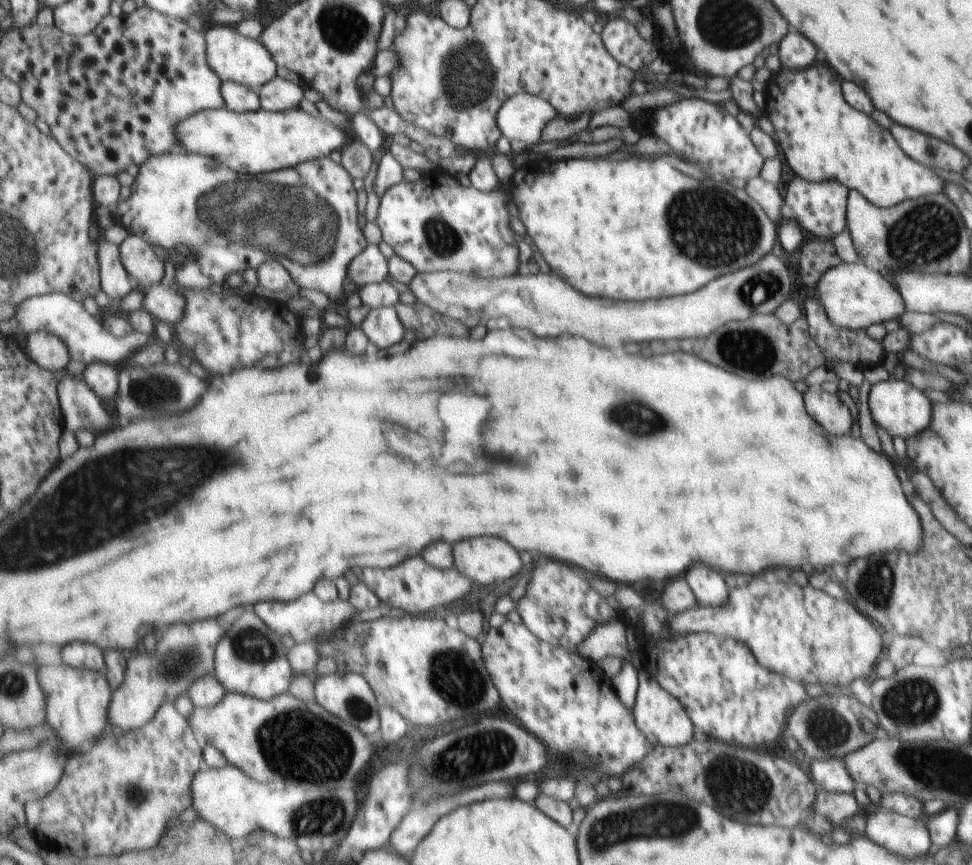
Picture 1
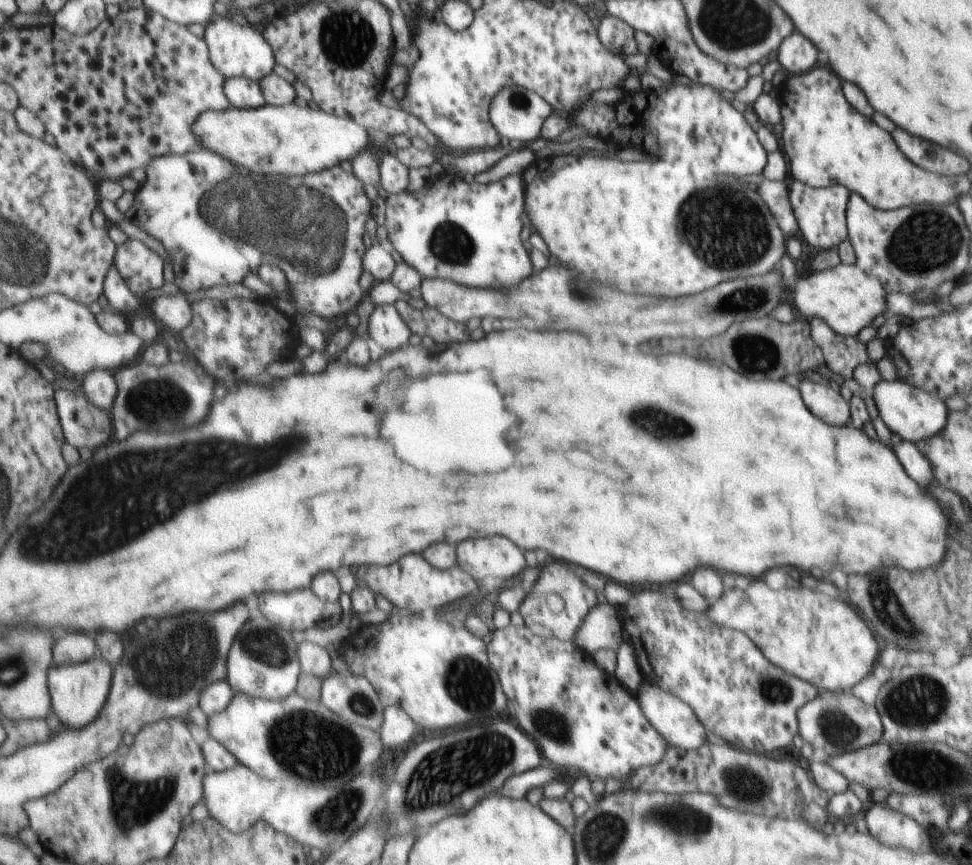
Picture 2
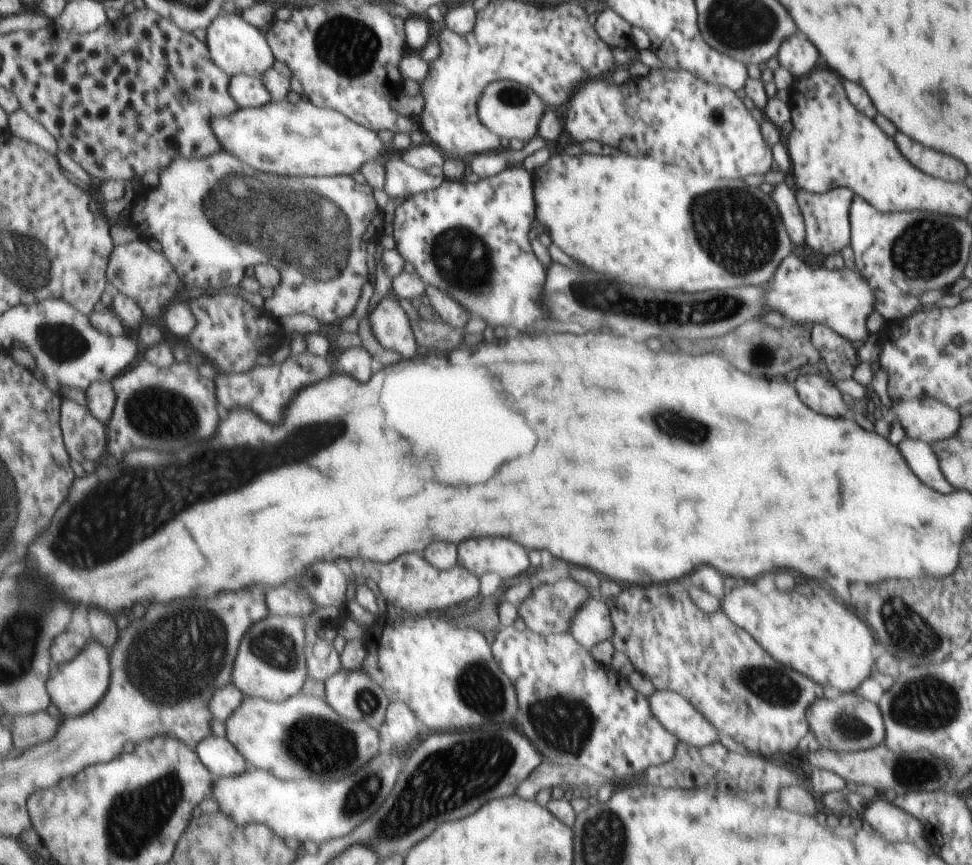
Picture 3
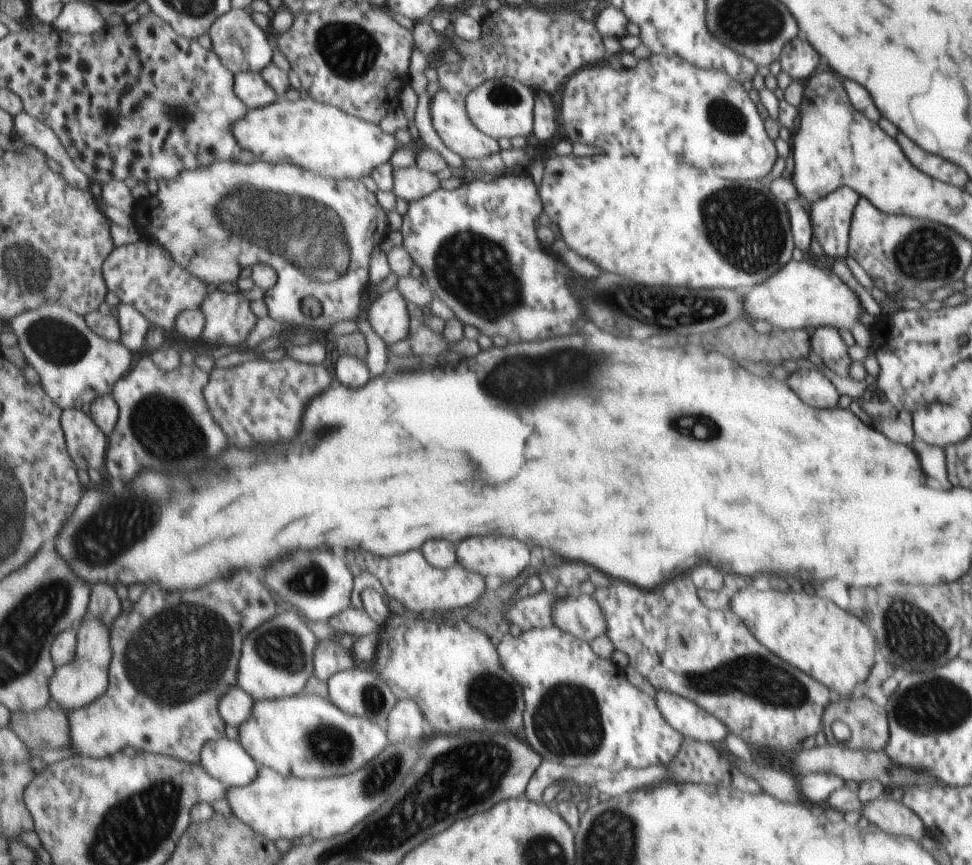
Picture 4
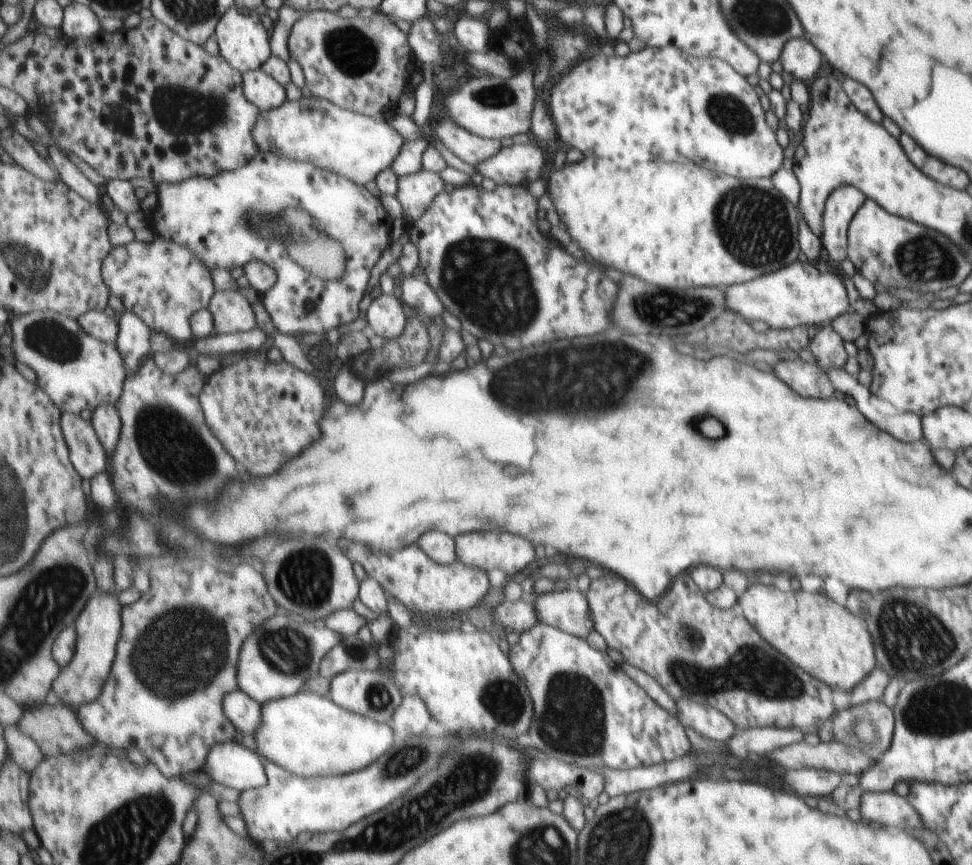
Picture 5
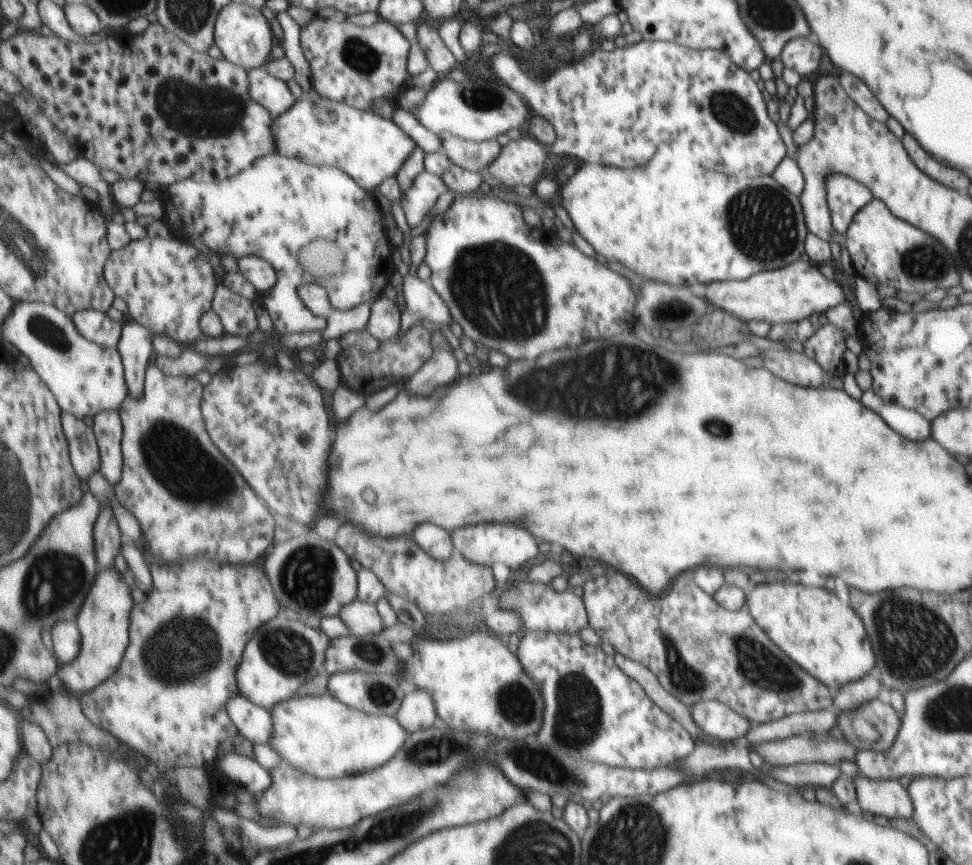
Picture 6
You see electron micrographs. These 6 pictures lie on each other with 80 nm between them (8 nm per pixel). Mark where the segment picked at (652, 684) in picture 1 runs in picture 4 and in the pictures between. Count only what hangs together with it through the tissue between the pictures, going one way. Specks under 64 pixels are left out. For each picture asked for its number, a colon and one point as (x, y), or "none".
2: (671, 718)
3: (676, 714)
4: (693, 723)

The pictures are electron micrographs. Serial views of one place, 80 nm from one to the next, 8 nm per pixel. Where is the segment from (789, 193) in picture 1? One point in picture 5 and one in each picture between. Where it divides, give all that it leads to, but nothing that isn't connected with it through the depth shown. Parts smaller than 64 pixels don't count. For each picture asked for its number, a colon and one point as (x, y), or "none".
2: (819, 213)
3: (825, 215)
4: (829, 218)
5: (842, 203)

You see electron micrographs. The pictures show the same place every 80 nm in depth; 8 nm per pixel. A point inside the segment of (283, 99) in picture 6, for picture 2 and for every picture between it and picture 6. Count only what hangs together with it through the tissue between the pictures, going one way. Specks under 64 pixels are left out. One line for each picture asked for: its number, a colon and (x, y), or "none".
2: (243, 93)
3: (248, 91)
4: (252, 88)
5: (265, 93)

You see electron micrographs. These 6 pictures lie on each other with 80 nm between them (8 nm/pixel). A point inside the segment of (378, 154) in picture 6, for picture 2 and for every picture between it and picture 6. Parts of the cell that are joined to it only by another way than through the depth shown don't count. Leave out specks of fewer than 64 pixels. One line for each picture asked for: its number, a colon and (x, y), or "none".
2: (290, 141)
3: (295, 140)
4: (322, 138)
5: (350, 144)

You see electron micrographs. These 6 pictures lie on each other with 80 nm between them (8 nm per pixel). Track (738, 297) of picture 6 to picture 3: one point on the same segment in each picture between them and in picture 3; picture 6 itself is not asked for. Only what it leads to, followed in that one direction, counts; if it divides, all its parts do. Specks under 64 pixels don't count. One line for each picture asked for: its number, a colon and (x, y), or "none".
3: (840, 299)
4: (799, 295)
5: (795, 295)

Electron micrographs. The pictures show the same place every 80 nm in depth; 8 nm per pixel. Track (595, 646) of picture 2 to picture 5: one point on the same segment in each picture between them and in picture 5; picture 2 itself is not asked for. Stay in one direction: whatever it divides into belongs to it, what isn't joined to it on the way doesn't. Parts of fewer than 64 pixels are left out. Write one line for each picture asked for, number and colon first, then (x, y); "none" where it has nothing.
3: (591, 624)
4: (577, 613)
5: (568, 610)

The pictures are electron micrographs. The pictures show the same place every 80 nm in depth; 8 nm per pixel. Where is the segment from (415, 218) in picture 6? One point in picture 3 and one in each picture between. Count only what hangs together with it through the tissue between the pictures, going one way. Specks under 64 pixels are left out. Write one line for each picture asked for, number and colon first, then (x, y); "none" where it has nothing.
3: (402, 179)
4: (411, 183)
5: (416, 191)

